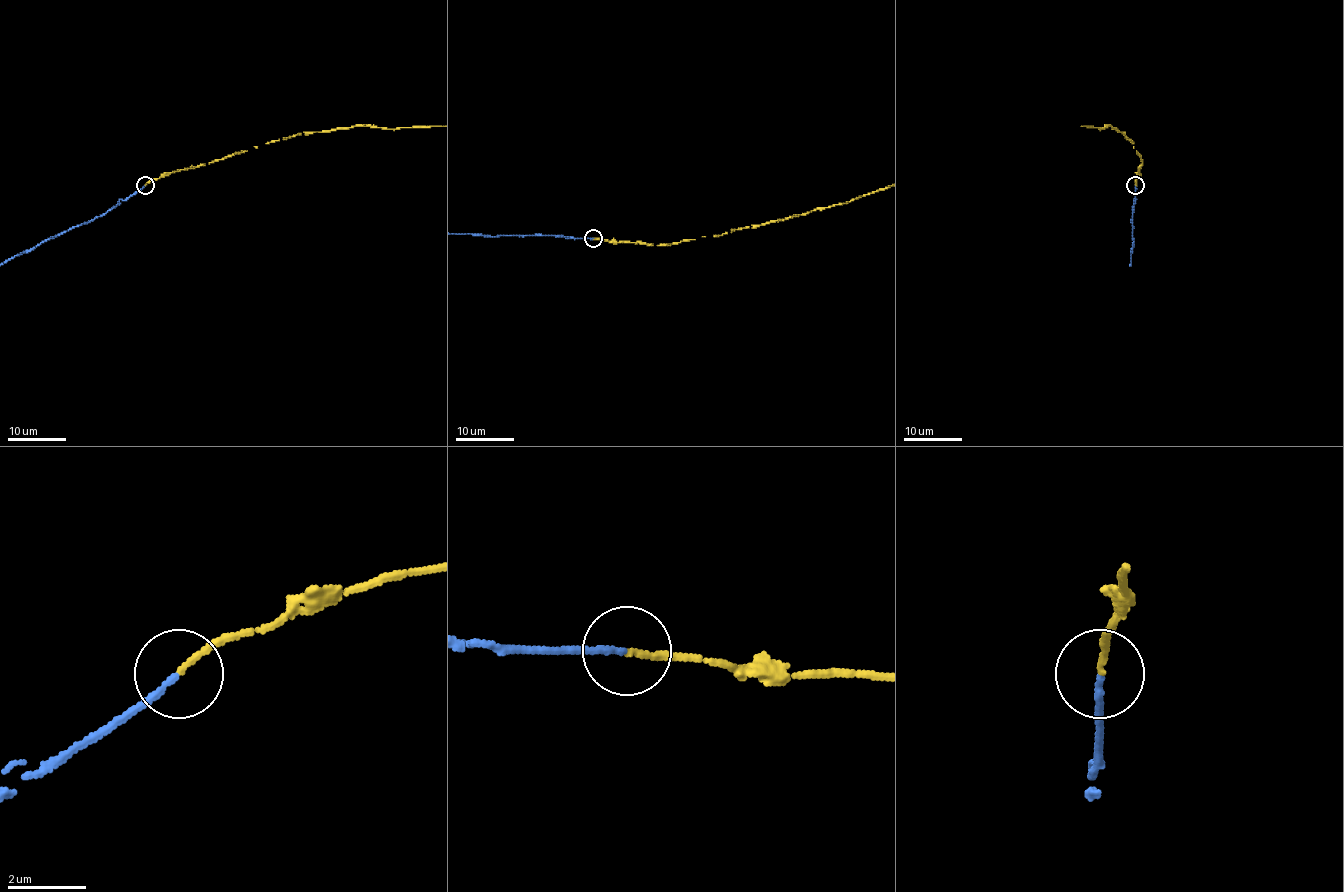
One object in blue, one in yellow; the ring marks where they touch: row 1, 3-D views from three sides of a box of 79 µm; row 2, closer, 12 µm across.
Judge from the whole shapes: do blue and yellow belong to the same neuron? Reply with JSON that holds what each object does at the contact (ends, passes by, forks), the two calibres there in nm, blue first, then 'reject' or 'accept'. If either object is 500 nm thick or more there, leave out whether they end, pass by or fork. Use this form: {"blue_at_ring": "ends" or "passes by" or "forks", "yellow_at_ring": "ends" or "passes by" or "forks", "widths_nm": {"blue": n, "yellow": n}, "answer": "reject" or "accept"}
{"blue_at_ring": "ends", "yellow_at_ring": "ends", "widths_nm": {"blue": 150, "yellow": 140}, "answer": "accept"}

